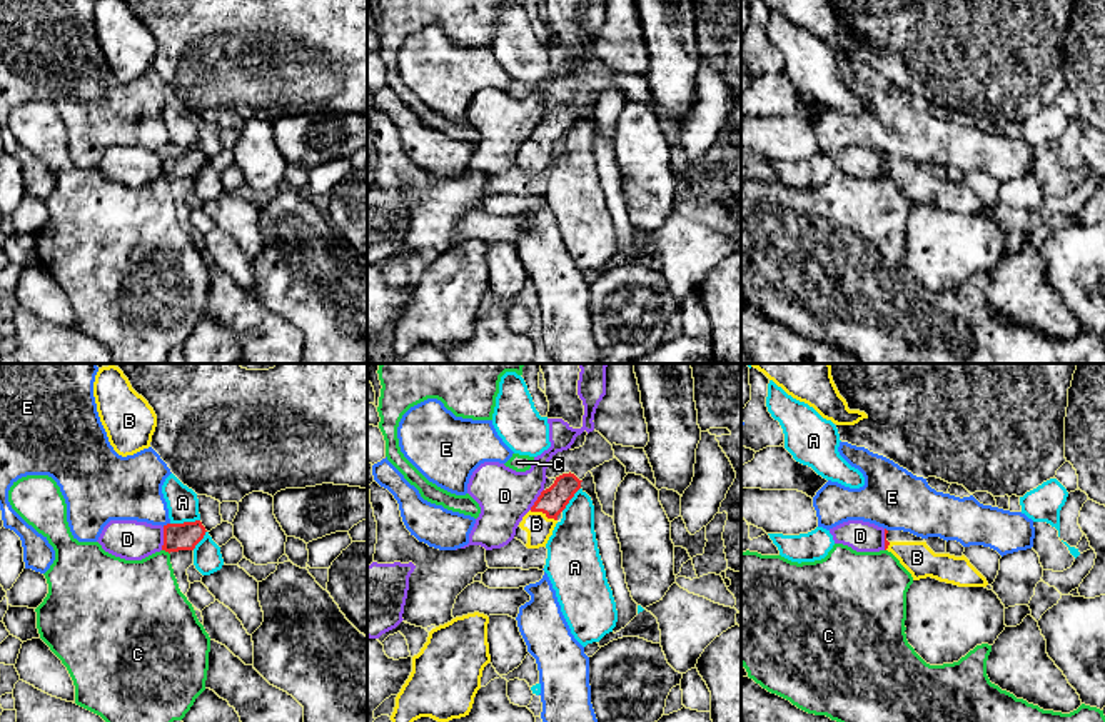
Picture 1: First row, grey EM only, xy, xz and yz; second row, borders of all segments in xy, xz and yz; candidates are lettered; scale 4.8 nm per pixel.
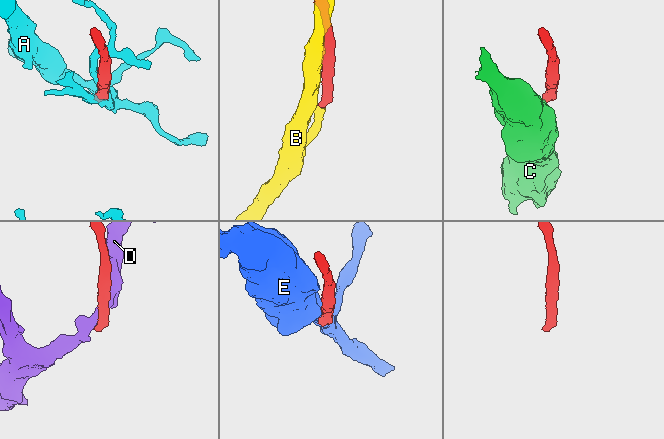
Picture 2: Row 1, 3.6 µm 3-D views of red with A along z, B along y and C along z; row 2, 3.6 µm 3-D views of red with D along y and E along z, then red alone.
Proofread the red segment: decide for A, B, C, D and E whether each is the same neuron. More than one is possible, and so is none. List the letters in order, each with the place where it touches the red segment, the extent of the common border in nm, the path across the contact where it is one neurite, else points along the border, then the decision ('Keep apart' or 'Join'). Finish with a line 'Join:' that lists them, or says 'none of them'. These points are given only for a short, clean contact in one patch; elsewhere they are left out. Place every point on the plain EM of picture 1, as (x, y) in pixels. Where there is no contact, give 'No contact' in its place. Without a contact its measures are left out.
A: Touches red at xy (184, 149). Shared border 150 nm. Boundary: xy (199, 145), (171, 150). Keep apart
B: Touches red at xz (543, 139). Shared border 140 nm. Path across: xz (553, 127), (543, 139), (536, 150). Join
C: Touches red at xy (166, 177). Shared border 50 nm. Boundary: xy (162, 175), (169, 180). Keep apart
D: Touches red at xy (164, 165). Shared border 110 nm. Keep apart
E: Touches red at xy (167, 150). Shared border 40 nm. Boundary: xy (169, 149), (162, 152). Keep apart
Join: B

